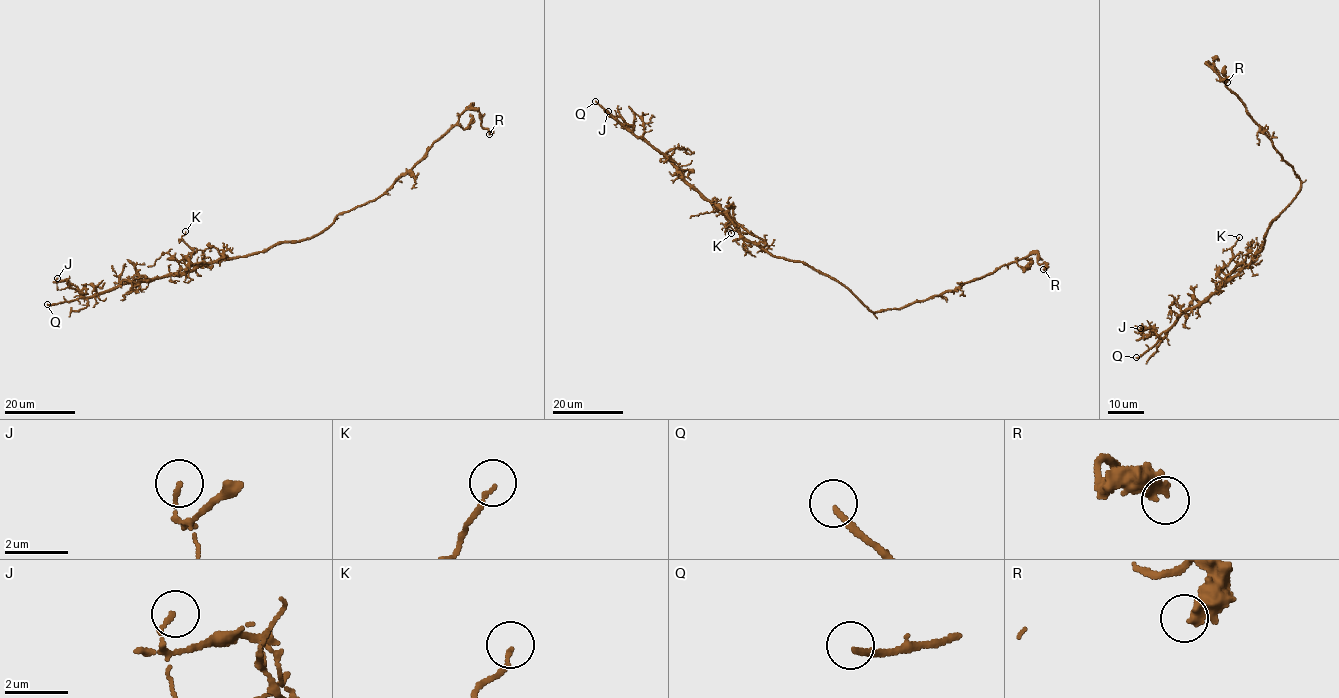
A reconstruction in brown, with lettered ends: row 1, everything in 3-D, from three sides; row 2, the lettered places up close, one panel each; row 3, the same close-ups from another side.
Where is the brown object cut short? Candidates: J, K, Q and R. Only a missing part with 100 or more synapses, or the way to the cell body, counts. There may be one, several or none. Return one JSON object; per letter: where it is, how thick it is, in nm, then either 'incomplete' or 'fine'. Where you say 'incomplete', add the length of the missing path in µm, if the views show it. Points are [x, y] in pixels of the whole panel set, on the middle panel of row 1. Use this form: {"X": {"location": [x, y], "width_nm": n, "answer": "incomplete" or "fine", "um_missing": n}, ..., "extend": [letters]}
{"J": {"location": [608, 111], "width_nm": 130, "answer": "fine"}, "K": {"location": [731, 233], "width_nm": 110, "answer": "fine"}, "Q": {"location": [595, 101], "width_nm": 190, "answer": "incomplete", "um_missing": 15}, "R": {"location": [1043, 269], "width_nm": 320, "answer": "fine"}, "extend": ["Q"]}

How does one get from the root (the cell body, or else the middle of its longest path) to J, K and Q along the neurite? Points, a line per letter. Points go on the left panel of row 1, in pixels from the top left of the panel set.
J: (288, 241), (177, 275), (125, 281), (94, 296), (85, 297), (57, 278)
K: (288, 241), (259, 252), (188, 266), (183, 258), (193, 250), (181, 238), (185, 231)
Q: (288, 241), (259, 252), (202, 264), (177, 275), (137, 283), (125, 281), (94, 296), (47, 304)

